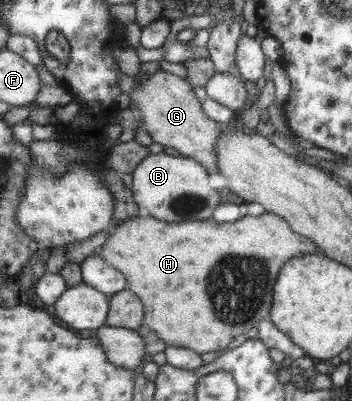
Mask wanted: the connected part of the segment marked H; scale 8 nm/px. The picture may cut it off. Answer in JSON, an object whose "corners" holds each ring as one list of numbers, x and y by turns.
{"corners":[[266,212,258,217,246,215,234,223,192,220,162,223,153,217,136,215,118,221,97,252,106,265,117,269,125,277,126,288,142,297,146,311,145,326,167,346,191,349,198,355,209,351,223,352,232,337,246,333,260,320,268,320,272,285,280,265,300,253,318,253,310,238,294,233,284,218]]}

